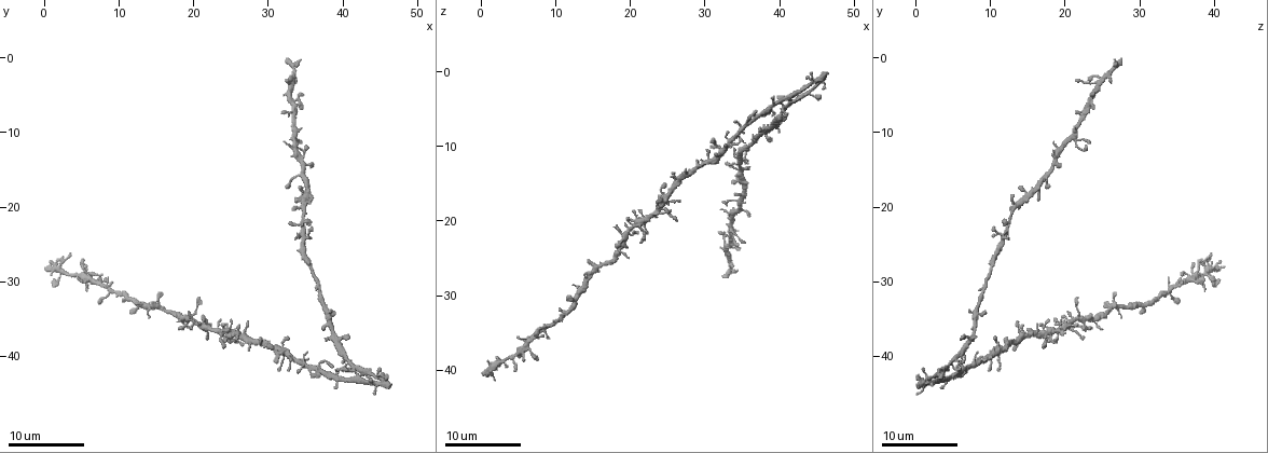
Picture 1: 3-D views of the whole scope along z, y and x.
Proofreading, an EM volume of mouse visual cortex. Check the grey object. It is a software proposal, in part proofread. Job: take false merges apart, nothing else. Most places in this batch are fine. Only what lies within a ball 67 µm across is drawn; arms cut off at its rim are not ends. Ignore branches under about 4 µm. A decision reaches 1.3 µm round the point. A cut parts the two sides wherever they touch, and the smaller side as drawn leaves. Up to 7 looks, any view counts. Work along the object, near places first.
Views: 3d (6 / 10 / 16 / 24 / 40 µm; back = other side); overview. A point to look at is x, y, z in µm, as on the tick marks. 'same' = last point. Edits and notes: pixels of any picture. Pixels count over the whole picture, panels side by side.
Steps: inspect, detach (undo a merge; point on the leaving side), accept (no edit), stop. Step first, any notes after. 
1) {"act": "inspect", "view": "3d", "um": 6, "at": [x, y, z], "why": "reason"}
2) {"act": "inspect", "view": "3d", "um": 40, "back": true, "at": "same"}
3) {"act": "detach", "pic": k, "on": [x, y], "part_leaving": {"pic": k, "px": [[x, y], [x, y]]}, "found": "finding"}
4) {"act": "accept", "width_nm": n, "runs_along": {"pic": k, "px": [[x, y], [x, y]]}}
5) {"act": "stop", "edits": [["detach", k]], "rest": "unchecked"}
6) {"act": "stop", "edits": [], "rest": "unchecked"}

{"act": "inspect", "view": "3d", "um": 16, "at": [35.0, 20.0, 13.0], "why": "two arms in line, one across"}

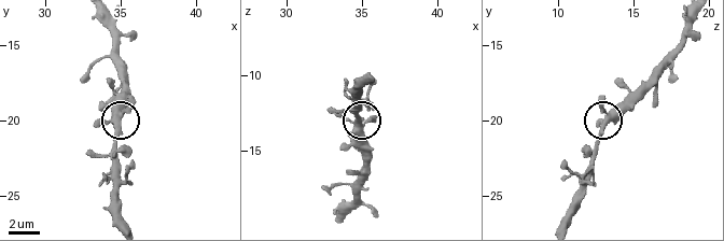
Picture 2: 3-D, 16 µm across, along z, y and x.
{"act": "accept", "found": "continuous, no second neuron"}

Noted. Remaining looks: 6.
{"act": "inspect", "view": "3d", "um": 10, "at": [35.5, 28.0, 10.0], "why": "sudden change in width"}

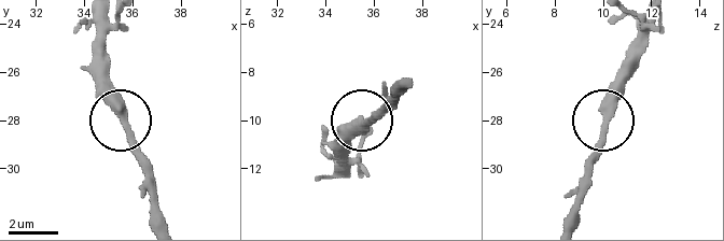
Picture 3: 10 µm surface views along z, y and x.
{"act": "inspect", "view": "3d", "um": 6, "at": [35.7, 28.0, 10.2]}

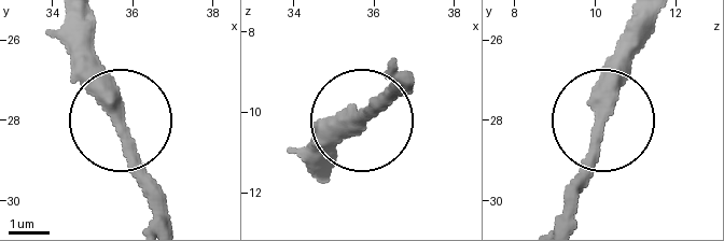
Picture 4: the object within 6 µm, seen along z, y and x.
{"act": "accept", "runs_along": {"pic": 4, "px": [[561, 214], [630, 18]]}, "found": "continuous, no second neuron"}

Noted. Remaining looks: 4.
{"act": "inspect", "view": "3d", "um": 10, "at": [43.0, 41.5, 3.5]}

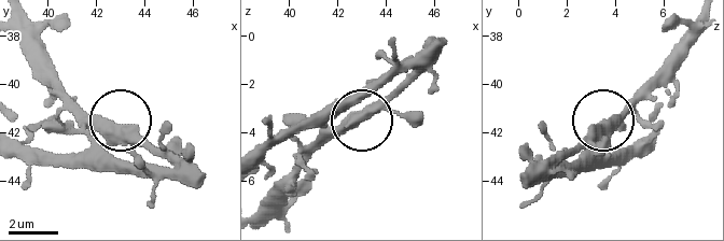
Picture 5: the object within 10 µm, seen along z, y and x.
{"act": "accept", "runs_along": {"pic": 5, "px": [[17, 141], [53, 153], [78, 153], [126, 125], [155, 152]]}, "found": "all the same neuron"}

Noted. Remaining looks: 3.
{"act": "stop", "edits": [], "rest": "unchecked"}

